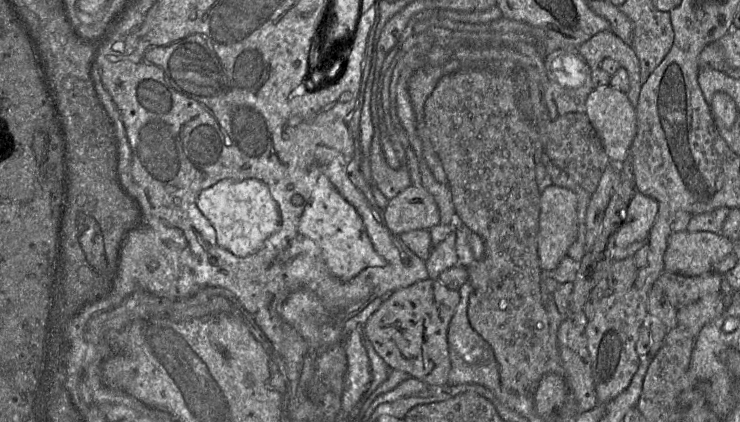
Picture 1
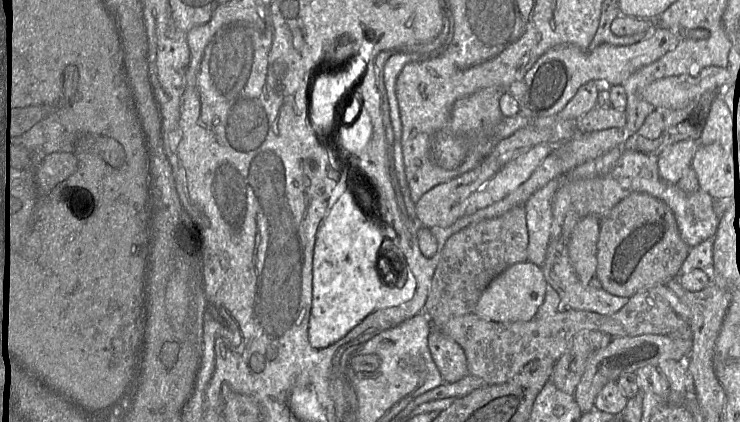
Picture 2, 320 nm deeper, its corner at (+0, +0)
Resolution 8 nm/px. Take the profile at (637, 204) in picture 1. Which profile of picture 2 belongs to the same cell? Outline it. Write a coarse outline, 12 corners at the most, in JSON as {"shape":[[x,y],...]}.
{"shape":[[679,141],[657,157],[661,179],[677,185],[698,142]]}

